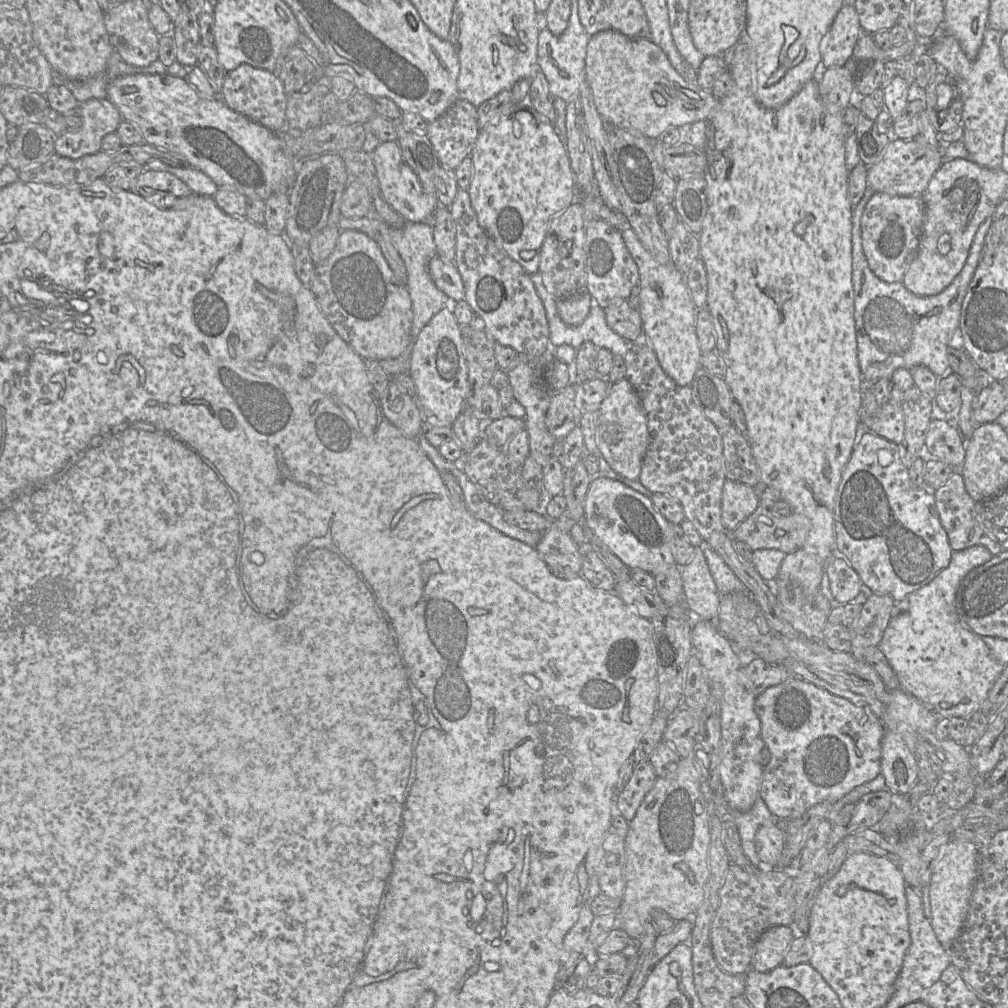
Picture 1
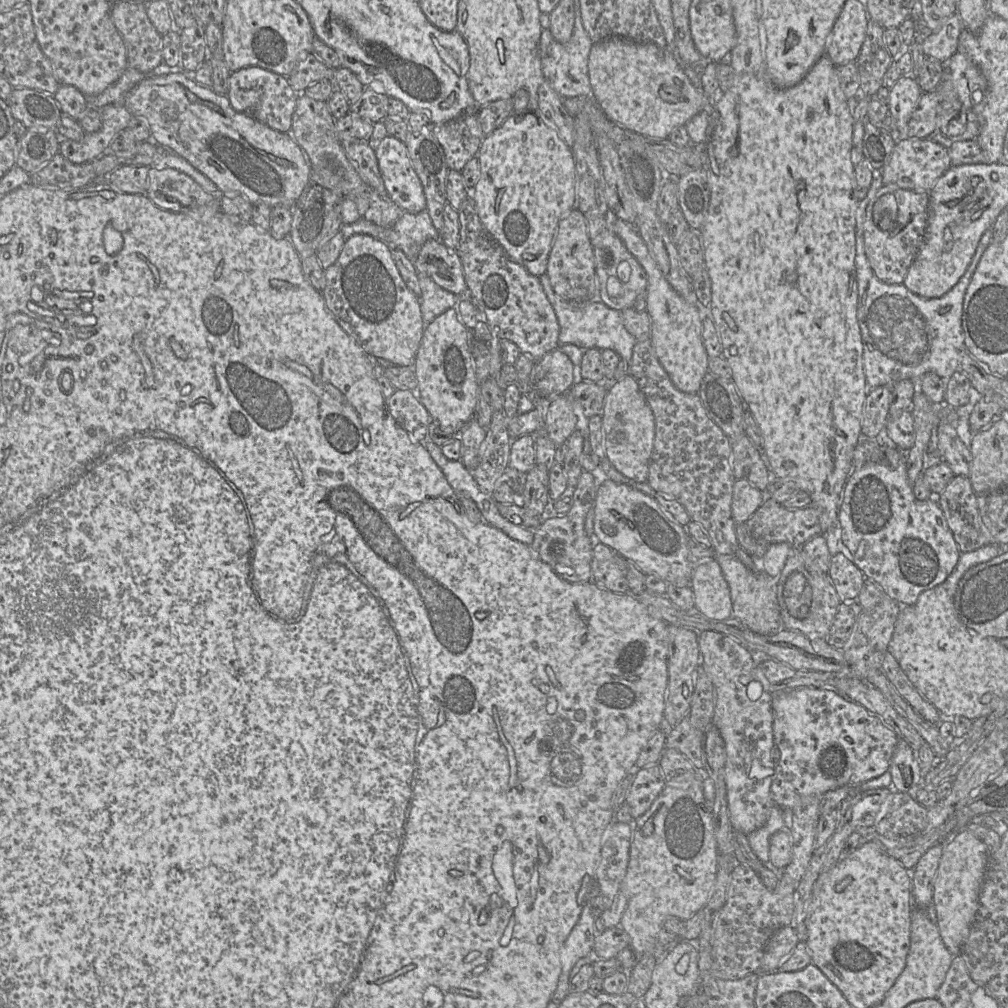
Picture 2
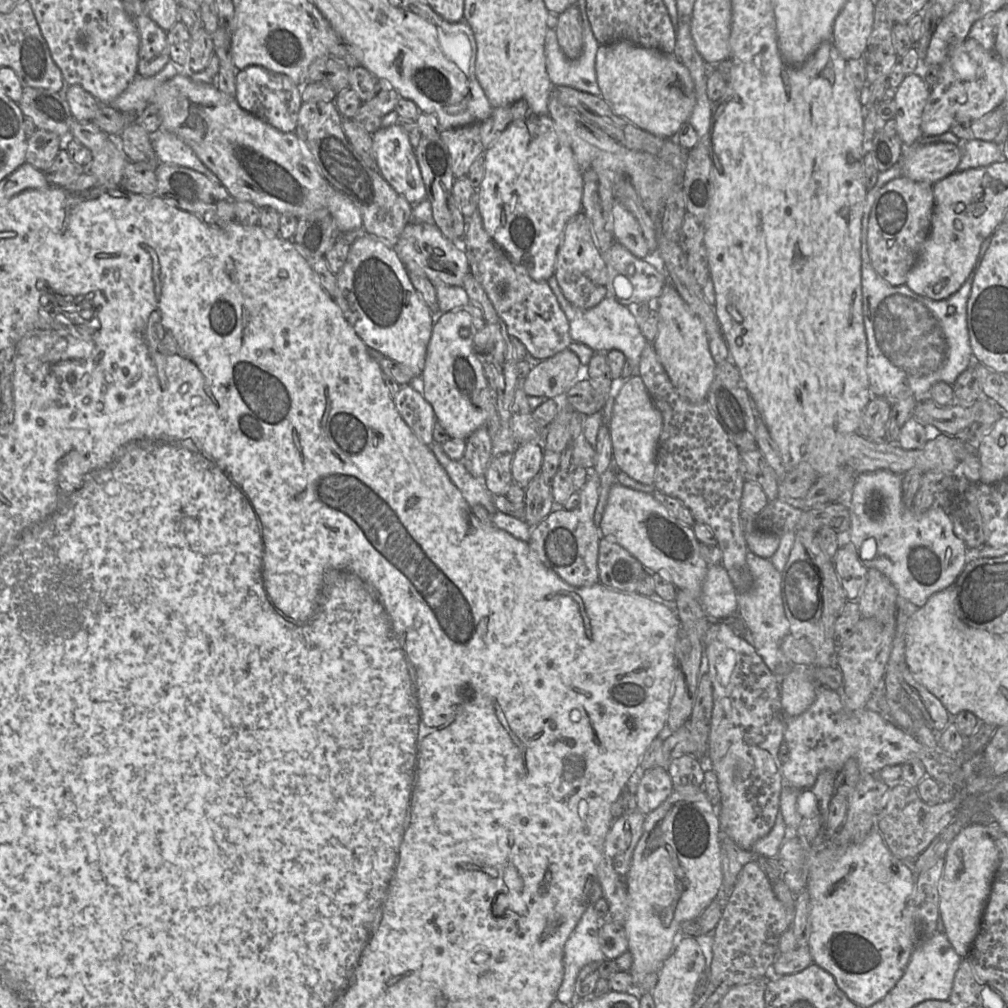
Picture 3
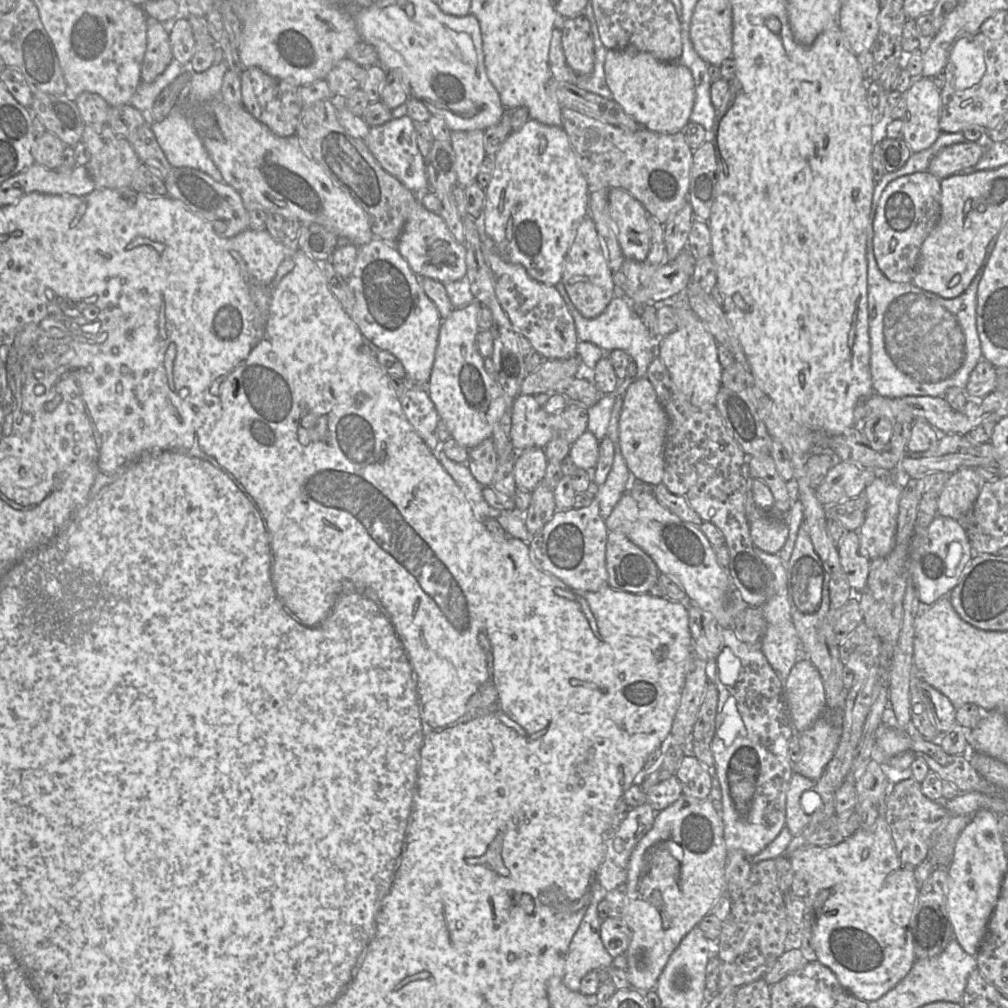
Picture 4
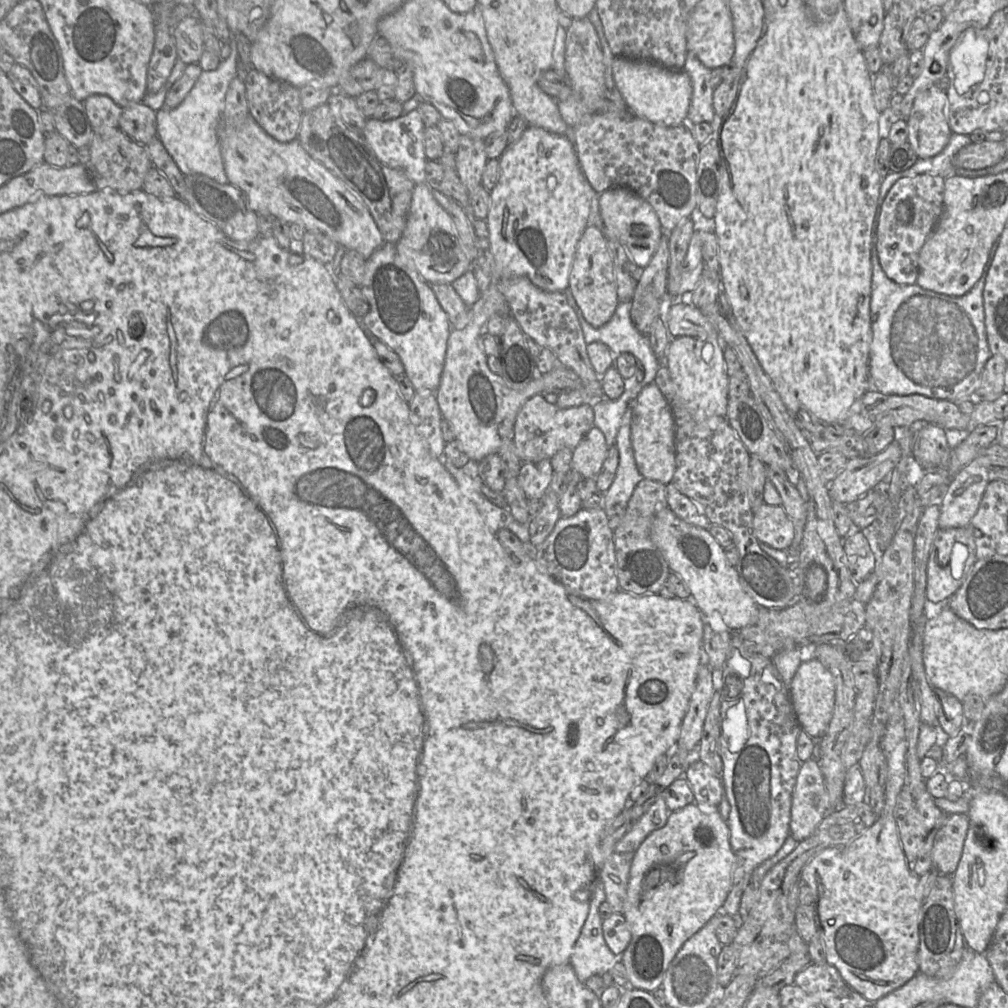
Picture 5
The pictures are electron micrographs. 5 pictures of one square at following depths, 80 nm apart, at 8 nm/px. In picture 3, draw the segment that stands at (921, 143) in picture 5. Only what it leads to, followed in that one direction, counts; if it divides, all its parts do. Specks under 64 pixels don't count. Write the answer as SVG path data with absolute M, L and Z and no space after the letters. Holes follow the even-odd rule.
M916 74L905 76L895 91L897 135L906 146L926 137L920 125L930 91L931 88L925 80Z

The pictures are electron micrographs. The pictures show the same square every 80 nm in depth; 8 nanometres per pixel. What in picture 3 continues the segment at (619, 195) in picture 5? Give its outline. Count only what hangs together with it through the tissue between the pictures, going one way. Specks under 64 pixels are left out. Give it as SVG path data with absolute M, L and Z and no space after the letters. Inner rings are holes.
M618 201L613 202L612 217L615 241L635 257L645 259L650 250L636 218Z

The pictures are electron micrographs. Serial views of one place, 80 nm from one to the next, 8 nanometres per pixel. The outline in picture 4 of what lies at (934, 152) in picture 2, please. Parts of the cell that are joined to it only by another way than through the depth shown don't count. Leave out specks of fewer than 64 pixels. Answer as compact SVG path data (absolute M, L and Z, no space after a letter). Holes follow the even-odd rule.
M977 142L950 145L932 158L927 171L939 179L944 179L974 166L983 153L984 147Z

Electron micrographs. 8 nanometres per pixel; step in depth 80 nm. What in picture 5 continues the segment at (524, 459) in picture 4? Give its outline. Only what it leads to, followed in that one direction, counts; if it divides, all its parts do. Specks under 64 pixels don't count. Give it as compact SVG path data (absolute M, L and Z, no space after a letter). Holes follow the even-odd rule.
M548 459L539 462L524 462L517 480L526 498L540 500L549 489L553 473L553 467Z

